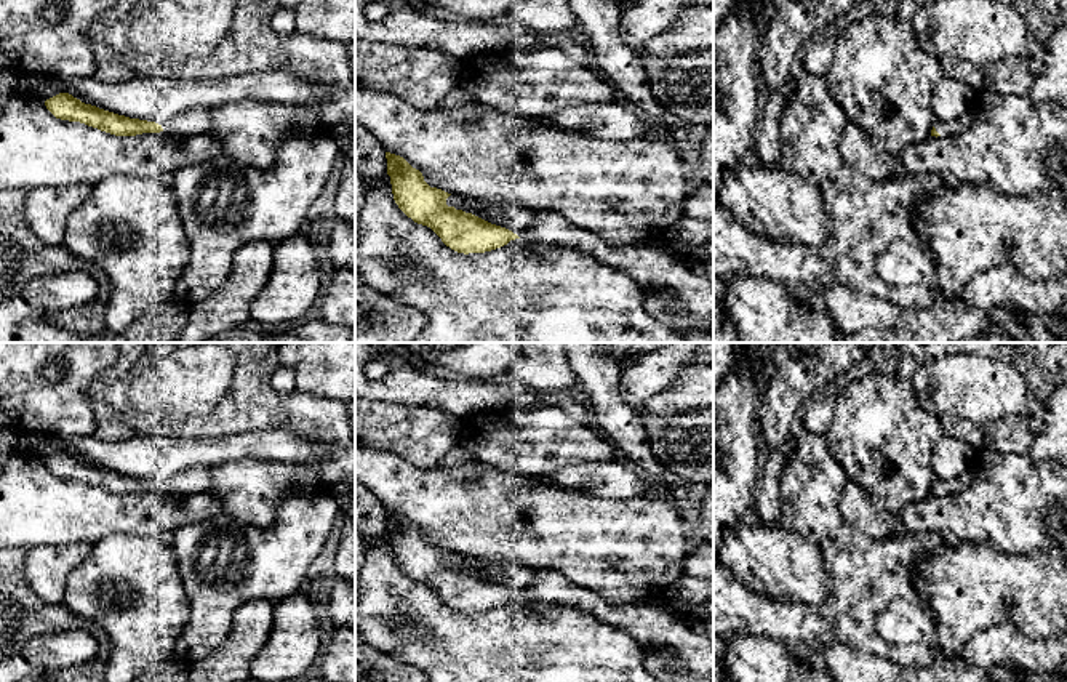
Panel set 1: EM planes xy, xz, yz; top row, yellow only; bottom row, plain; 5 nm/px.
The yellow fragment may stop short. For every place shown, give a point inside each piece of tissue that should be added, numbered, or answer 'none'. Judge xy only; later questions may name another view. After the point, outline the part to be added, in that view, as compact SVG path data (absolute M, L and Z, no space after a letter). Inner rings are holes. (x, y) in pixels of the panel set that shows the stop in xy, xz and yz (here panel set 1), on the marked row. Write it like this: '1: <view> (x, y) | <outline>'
1: xy (195, 120) | M194 107L181 115L174 117L168 123L162 125L165 133L173 136L192 136L197 133L211 131L210 109Z

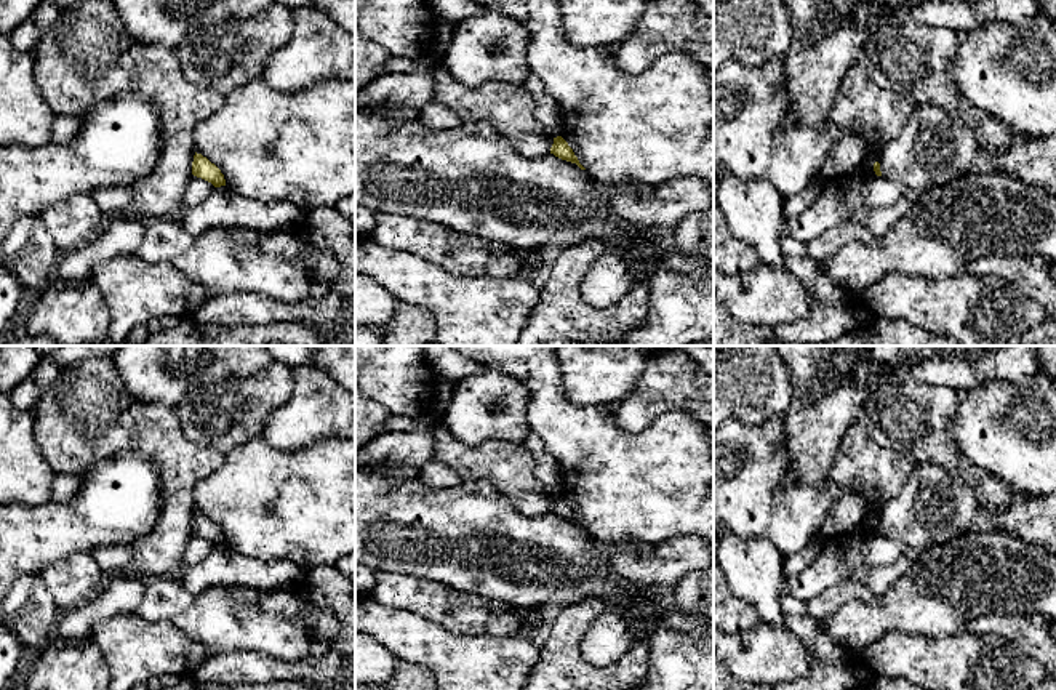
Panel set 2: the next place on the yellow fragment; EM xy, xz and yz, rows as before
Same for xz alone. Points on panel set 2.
none

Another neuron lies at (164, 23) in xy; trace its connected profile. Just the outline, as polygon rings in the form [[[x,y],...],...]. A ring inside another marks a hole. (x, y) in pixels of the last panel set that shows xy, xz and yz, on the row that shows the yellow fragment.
[[[114,0],[120,21],[142,45],[174,50],[195,26],[253,18],[274,0]]]

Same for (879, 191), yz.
[[[885,176],[869,178],[864,187],[864,203],[870,207],[890,207],[904,195],[904,187],[898,181]]]

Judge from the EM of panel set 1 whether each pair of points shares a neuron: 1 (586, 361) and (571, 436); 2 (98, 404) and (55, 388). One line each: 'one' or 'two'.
1: two
2: two

